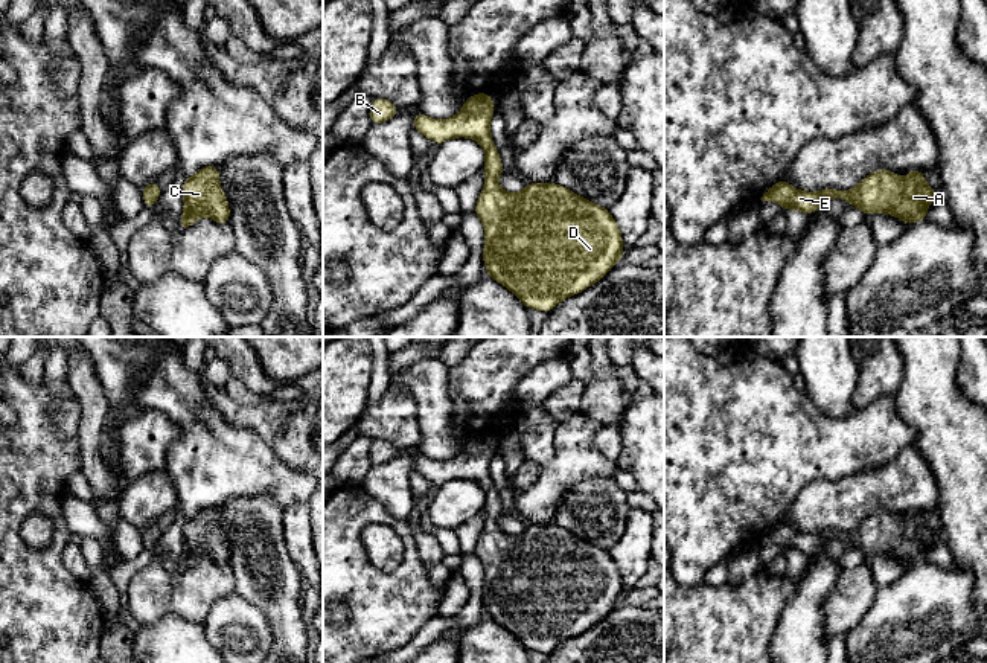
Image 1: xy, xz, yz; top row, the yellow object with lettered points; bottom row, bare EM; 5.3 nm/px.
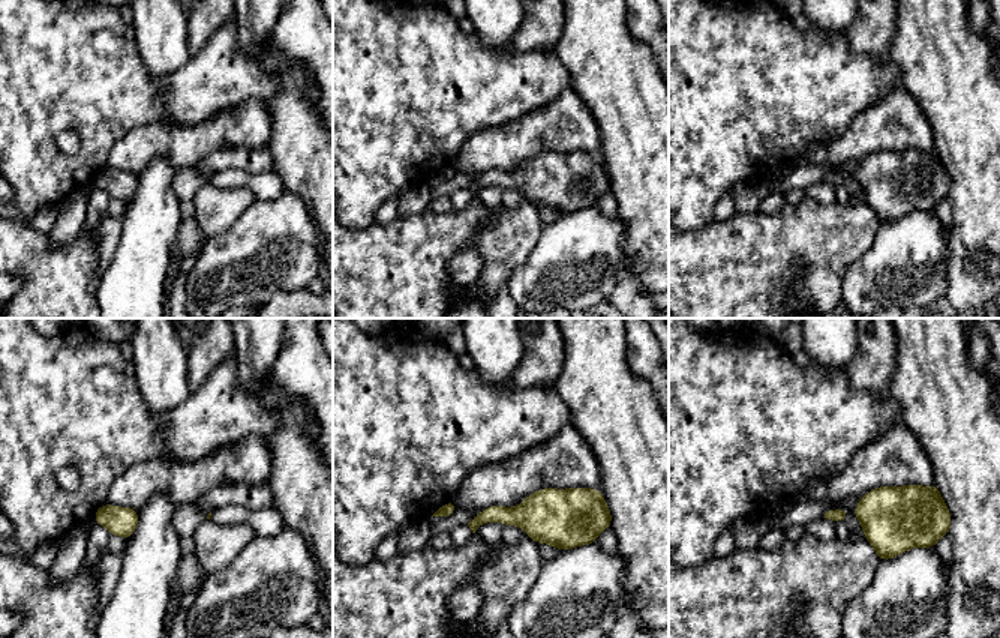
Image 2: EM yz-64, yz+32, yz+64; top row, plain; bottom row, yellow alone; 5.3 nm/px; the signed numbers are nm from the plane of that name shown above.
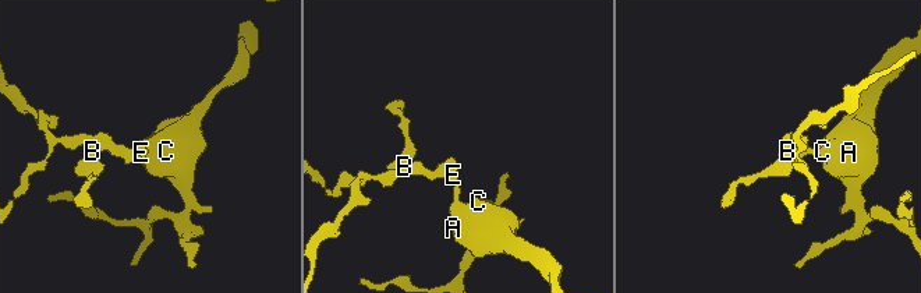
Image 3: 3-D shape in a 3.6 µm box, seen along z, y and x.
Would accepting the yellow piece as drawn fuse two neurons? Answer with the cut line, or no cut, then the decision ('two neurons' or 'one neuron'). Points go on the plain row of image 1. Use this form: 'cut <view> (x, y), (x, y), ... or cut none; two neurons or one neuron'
cut none; one neuron

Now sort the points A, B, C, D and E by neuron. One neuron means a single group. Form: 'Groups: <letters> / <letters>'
Groups: A B C D E

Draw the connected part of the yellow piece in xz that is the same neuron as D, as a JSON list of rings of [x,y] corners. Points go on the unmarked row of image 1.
[[[474,434],[463,444],[462,453],[446,462],[417,453],[413,471],[439,486],[454,479],[469,479],[484,489],[484,532],[474,555],[484,567],[483,604],[487,617],[516,636],[529,651],[548,654],[565,639],[599,623],[623,599],[621,573],[608,550],[561,526],[527,524],[519,535],[503,532],[498,520],[504,511],[490,479],[494,450],[494,437]]]

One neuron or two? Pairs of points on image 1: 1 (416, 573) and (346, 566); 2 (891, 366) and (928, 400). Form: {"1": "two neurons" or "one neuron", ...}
{"1": "one neuron", "2": "two neurons"}

